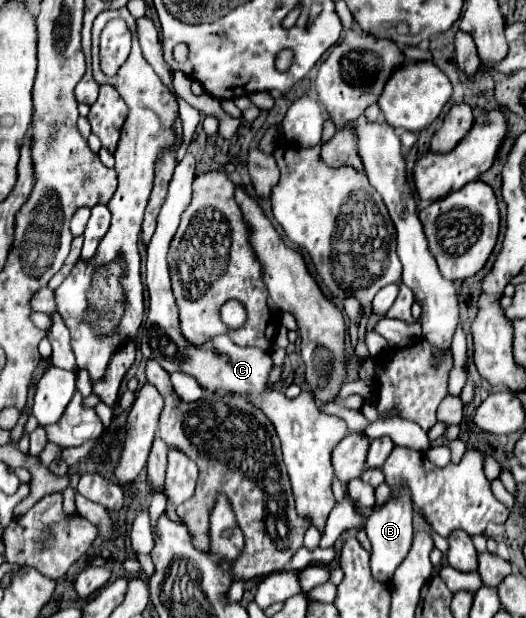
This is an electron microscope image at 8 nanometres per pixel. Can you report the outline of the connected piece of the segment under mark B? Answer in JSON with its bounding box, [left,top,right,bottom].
[366,491,412,581]

